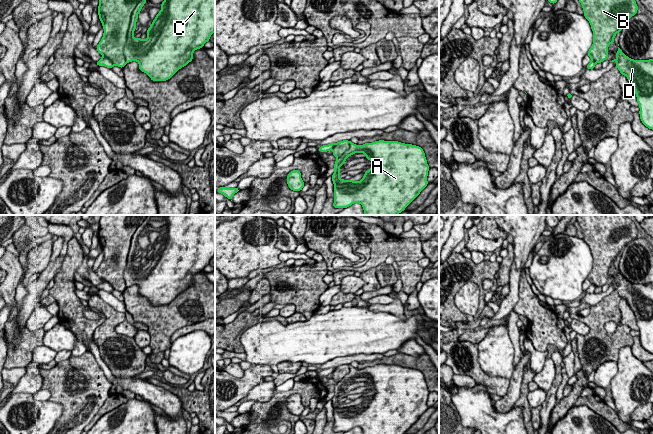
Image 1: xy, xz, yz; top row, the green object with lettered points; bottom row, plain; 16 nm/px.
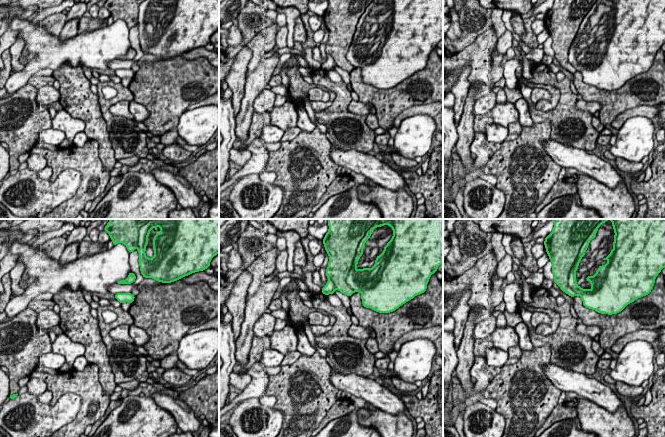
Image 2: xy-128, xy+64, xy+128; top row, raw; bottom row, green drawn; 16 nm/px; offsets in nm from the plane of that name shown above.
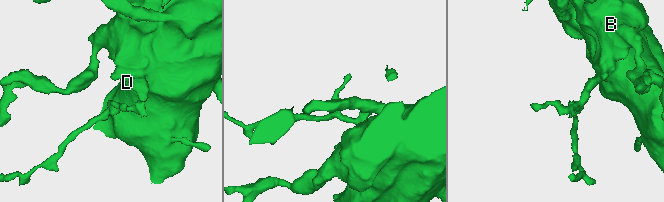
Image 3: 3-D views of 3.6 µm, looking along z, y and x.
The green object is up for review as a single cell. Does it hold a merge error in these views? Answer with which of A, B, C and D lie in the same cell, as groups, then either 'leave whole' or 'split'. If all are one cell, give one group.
A C D / B | split

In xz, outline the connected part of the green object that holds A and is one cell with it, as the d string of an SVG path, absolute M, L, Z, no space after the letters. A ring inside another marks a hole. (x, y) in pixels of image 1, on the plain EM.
M379 364L363 369L350 365L350 371L335 384L332 405L334 408L334 432L347 432L354 427L360 427L363 434L405 434L405 432L428 409L429 390L423 373L412 368L398 365ZM354 377L364 377L366 383L372 385L372 391L365 395L360 405L340 402L340 391L346 382Z

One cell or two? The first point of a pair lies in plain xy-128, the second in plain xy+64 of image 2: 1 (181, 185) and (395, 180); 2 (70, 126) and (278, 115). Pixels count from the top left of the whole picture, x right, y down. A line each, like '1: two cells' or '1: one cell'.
1: one cell
2: one cell

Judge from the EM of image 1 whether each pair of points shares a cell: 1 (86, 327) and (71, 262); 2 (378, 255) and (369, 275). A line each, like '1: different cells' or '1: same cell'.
1: same cell
2: different cells

